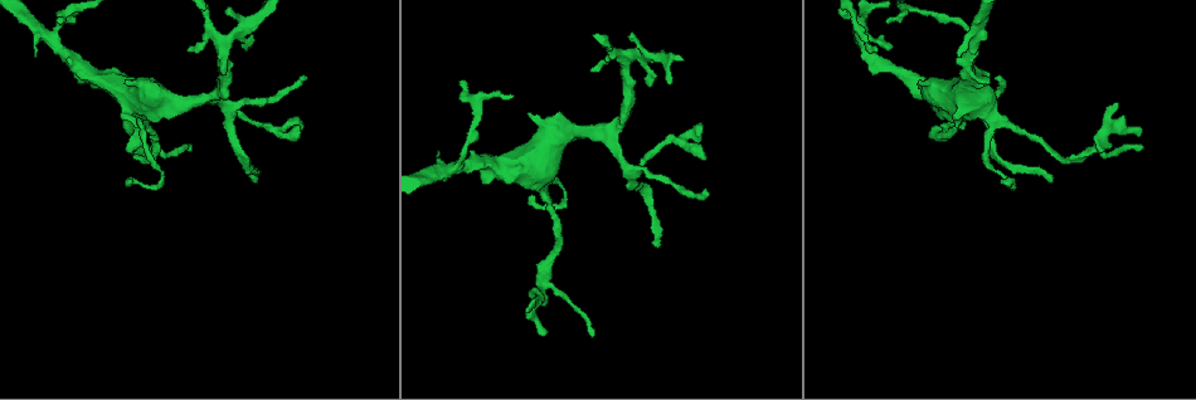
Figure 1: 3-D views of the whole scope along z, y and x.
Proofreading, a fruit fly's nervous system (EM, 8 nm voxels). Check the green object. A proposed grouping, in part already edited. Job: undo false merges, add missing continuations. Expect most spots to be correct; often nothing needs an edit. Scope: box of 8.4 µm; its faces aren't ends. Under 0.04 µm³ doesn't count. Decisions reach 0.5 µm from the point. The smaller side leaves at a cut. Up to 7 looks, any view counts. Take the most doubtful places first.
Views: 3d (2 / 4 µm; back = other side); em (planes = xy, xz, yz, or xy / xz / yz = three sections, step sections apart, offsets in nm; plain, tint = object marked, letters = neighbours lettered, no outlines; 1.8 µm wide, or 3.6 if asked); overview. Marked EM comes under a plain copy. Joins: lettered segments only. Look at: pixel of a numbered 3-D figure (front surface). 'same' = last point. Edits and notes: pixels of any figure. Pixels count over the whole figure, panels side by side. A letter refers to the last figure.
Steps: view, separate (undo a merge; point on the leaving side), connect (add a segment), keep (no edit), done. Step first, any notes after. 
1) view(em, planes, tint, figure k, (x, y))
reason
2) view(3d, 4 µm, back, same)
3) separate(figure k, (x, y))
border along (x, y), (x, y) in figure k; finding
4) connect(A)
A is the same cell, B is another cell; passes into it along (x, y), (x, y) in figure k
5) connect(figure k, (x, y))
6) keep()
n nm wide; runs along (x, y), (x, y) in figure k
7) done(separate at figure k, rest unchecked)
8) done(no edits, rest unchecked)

view(em, planes, letters, figure 1, (955, 95))
four arms meet

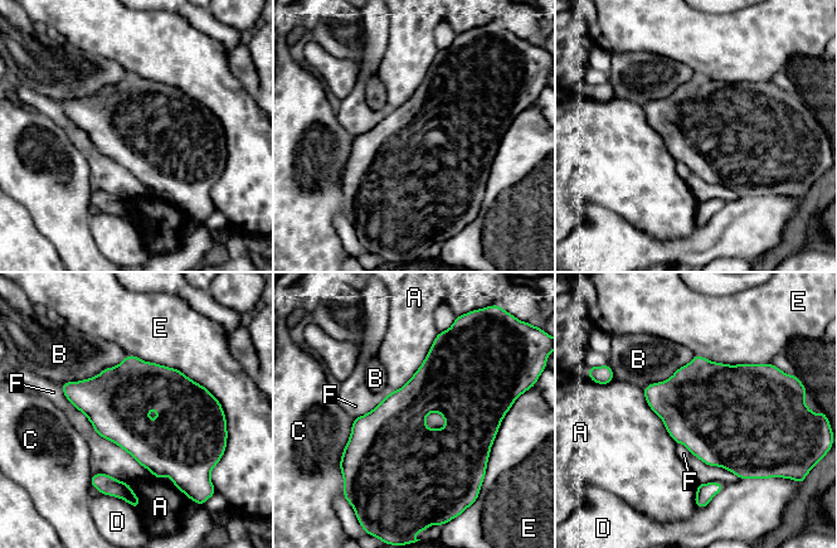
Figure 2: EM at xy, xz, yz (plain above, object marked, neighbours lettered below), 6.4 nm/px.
keep()
A, B, C, D, E and F are other cells; border along (438, 333), (419, 368), (389, 392) in figure 2; one cell here

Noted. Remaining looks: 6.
view(3d, 4 µm, figure 1, (225, 51))
three-way junction

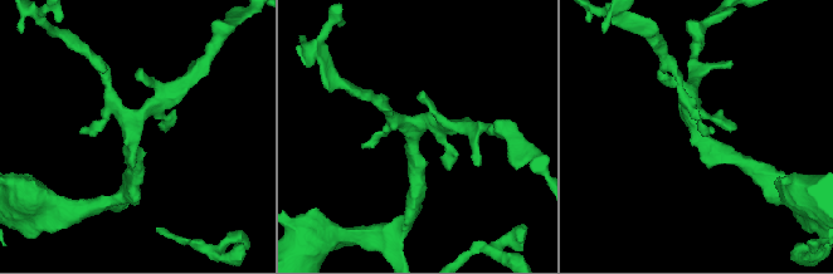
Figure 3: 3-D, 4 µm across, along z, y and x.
view(em, 3.6 µm, xz, step 8, tint, figure 3, (412, 133))

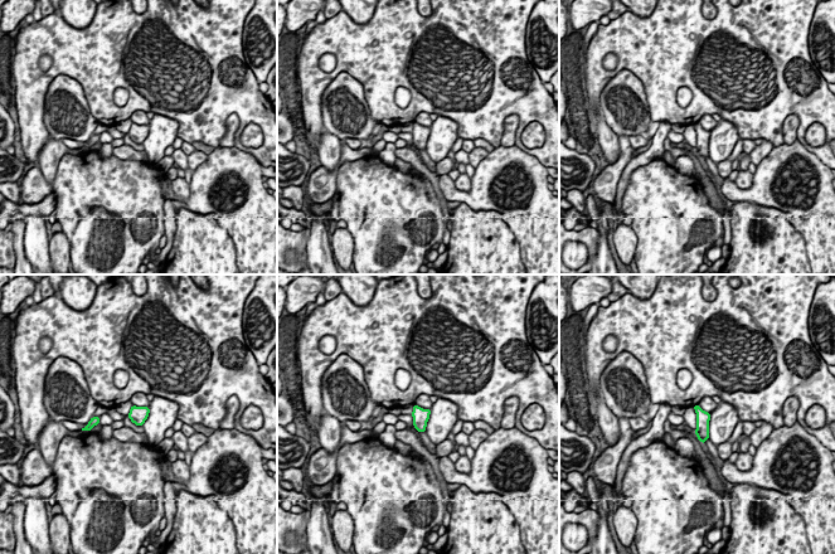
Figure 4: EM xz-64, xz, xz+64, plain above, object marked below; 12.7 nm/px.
view(em, 3.6 µm, planes, letters, same)
cut it another way

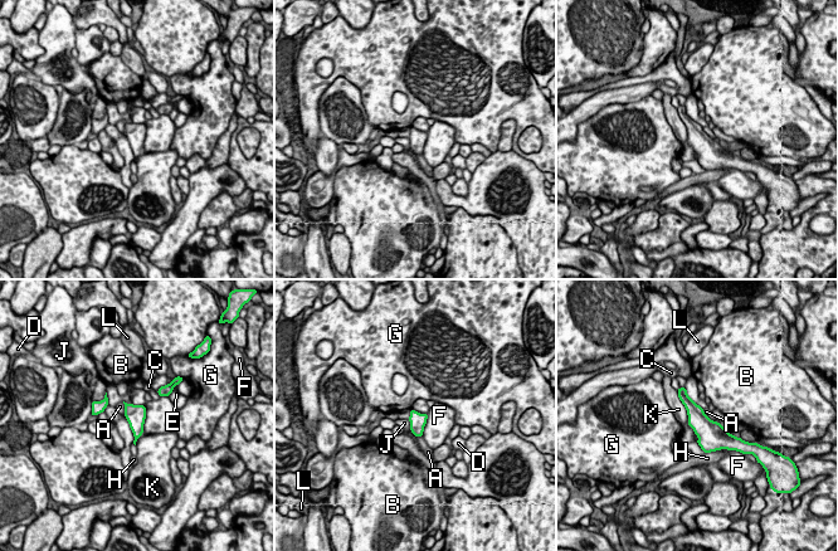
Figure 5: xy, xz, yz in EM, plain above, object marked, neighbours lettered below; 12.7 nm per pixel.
keep()
A, B, C, D, E, F, G, H, J, K and L are other cells; border along (123, 417), (132, 433), (134, 442) in figure 5; continuous, no second cell

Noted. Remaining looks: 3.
view(em, xy, step 8, tint, figure 1, (959, 57))
free end

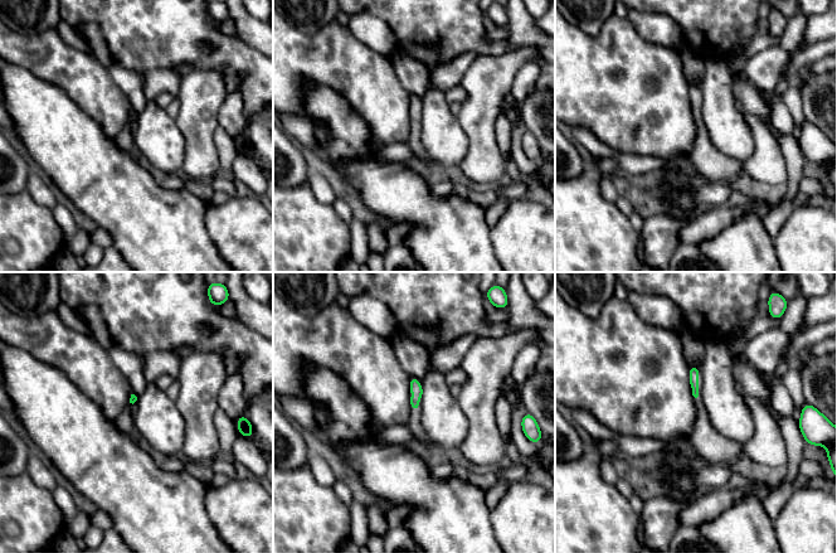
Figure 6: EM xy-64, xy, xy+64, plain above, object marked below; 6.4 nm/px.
view(em, planes, letters, same)
cut it another way

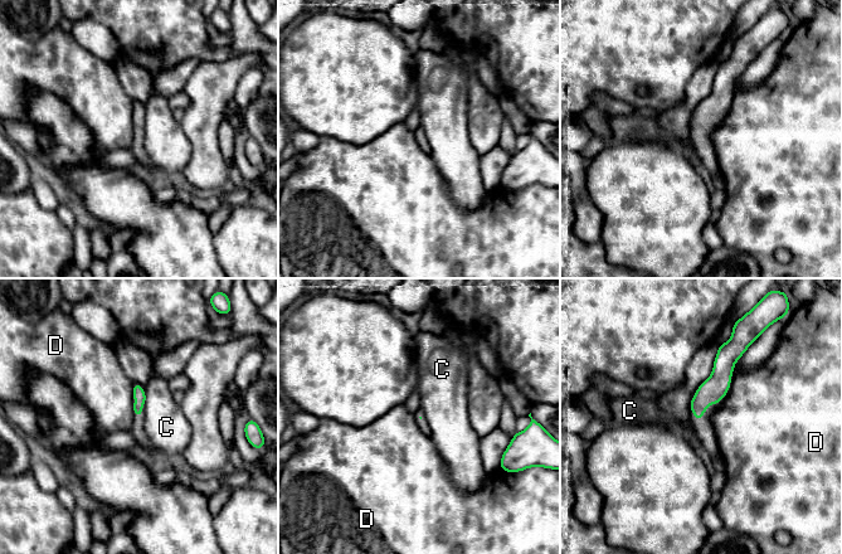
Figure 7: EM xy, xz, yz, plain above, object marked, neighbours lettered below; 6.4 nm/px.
keep()
D touches over 100 nm; C and D are other cells; border along (132, 383), (134, 397) in figure 7; no lettered segment goes on from it

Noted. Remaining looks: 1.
done(no edits, rest unchecked)

